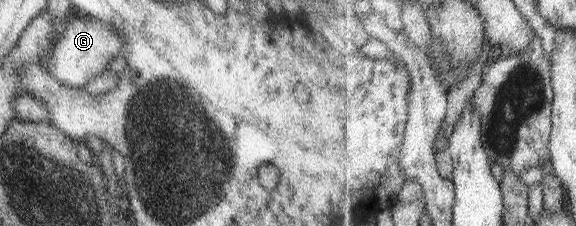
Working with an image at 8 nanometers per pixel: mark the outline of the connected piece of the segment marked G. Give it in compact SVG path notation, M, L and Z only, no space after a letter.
M71 21L65 28L58 30L56 39L52 43L50 53L43 61L43 67L49 72L51 77L54 77L61 83L74 89L81 89L88 79L99 75L103 70L108 69L109 62L115 57L119 57L122 53L122 37L115 33L115 29L111 31L109 25L99 23L99 21Z

